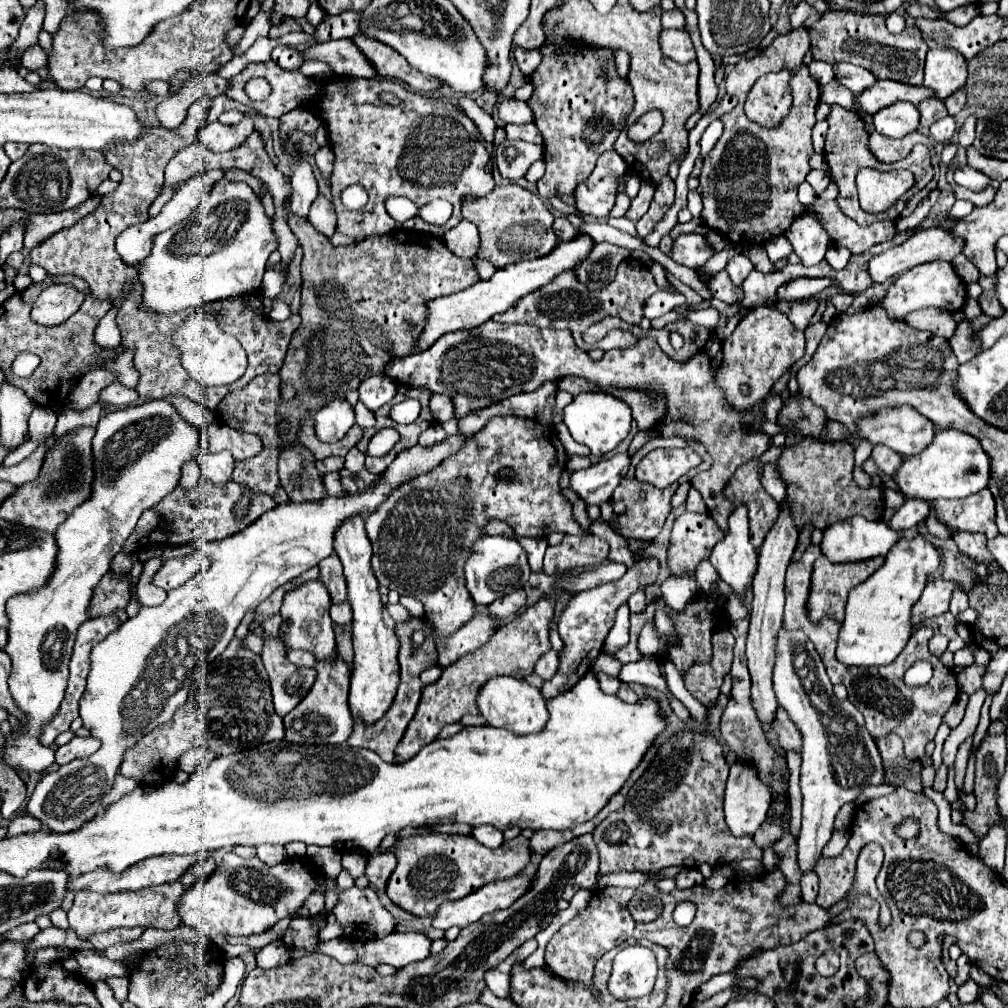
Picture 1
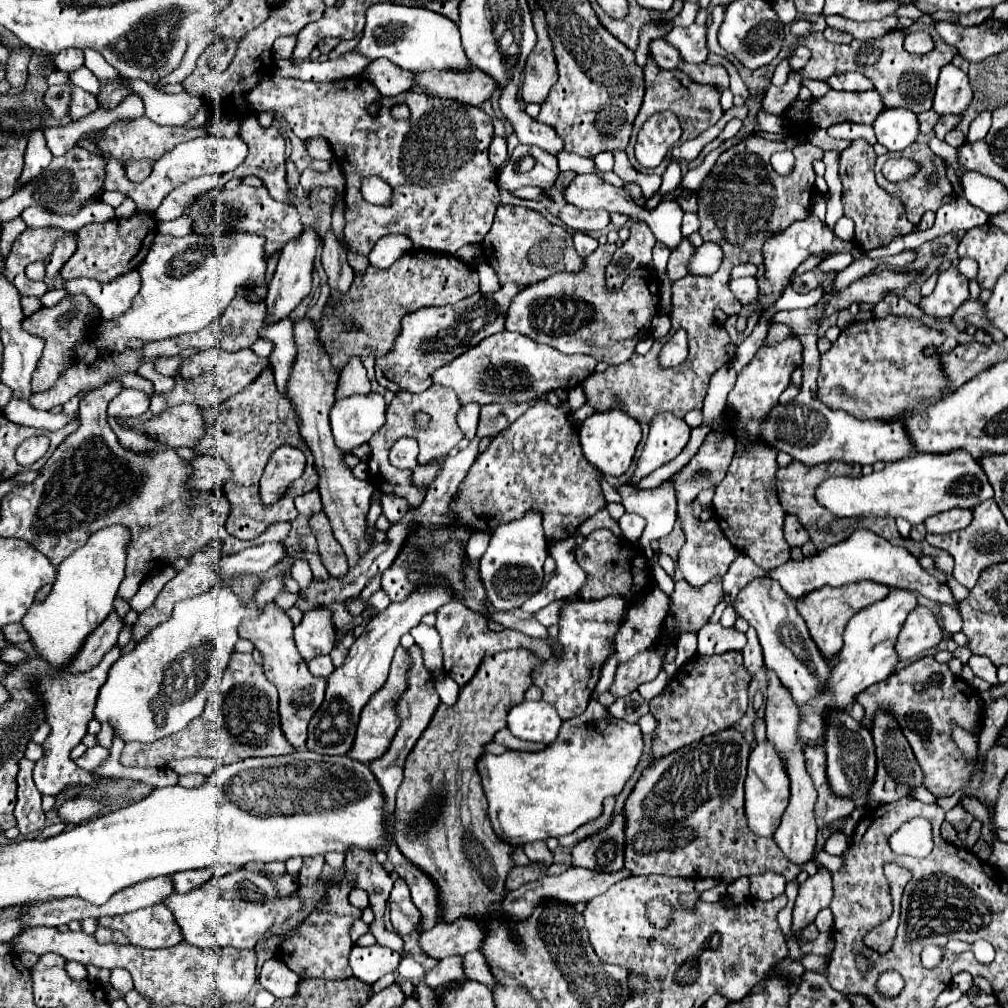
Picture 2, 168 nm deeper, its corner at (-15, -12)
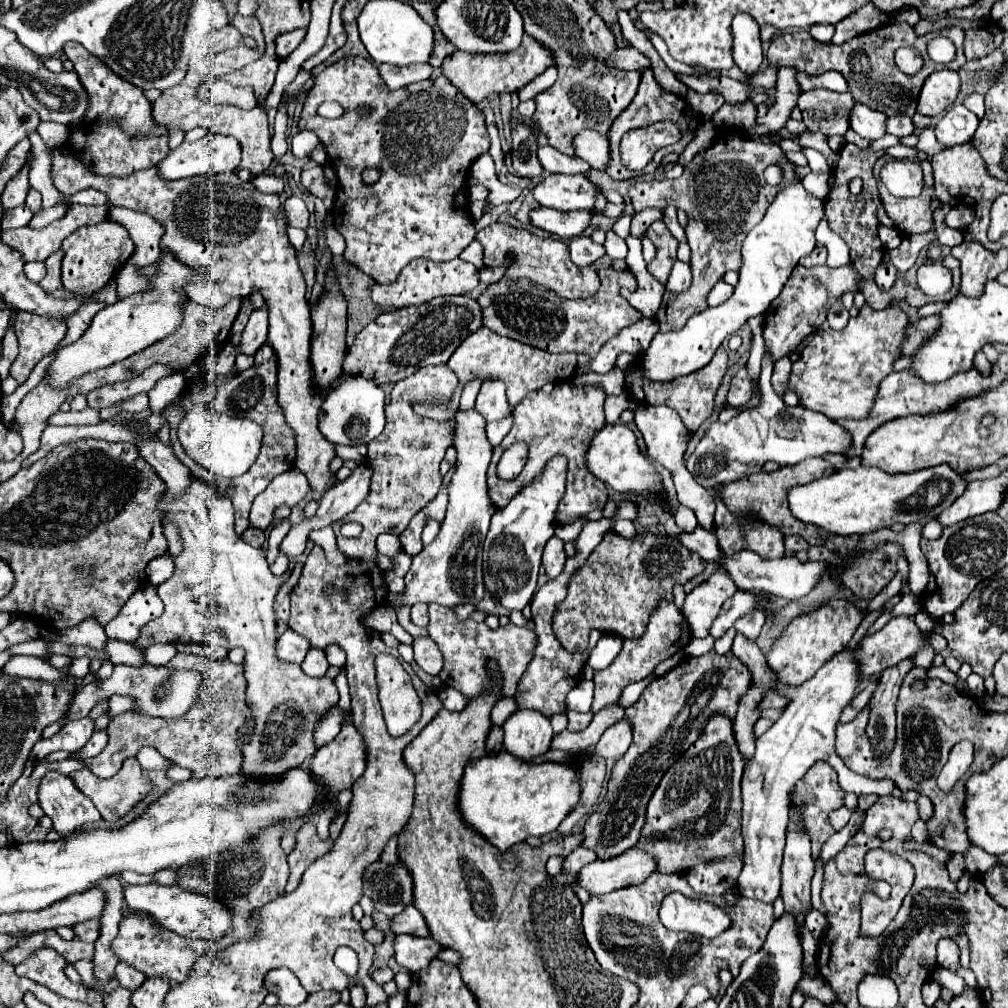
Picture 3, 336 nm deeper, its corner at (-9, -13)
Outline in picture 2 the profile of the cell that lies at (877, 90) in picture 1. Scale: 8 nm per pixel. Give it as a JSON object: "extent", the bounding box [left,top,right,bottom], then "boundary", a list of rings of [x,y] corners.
{"extent":[811,90,883,128],"boundary":[[[829,90],[825,96],[813,100],[811,124],[815,128],[829,128],[841,122],[871,124],[883,110],[883,102],[875,90],[867,92],[837,92]]]}

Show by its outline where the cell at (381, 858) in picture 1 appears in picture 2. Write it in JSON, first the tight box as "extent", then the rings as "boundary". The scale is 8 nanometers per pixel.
{"extent":[389,880,421,934],"boundary":[[[397,880],[391,890],[389,914],[391,914],[391,924],[397,934],[411,934],[421,928],[421,912],[411,902],[405,880]]]}

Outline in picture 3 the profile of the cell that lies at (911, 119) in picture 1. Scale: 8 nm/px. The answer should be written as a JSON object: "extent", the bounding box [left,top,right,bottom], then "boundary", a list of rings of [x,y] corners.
{"extent":[851,103,887,141],"boundary":[[[857,103],[853,107],[851,129],[869,141],[881,139],[885,135],[885,121],[887,121],[885,113],[877,113],[877,111],[861,105],[861,103]]]}

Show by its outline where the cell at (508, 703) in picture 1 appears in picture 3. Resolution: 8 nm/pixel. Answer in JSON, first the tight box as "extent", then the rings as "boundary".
{"extent":[503,709,553,759],"boundary":[[[521,709],[509,715],[503,725],[503,731],[505,749],[519,759],[531,759],[549,751],[553,739],[549,719],[543,713],[533,713],[533,709]]]}

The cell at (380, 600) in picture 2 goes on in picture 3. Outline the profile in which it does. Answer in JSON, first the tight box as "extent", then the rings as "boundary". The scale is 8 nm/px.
{"extent":[325,645,345,667],"boundary":[[[327,645],[325,653],[327,653],[327,659],[329,659],[331,665],[341,667],[345,663],[345,651],[339,645]]]}

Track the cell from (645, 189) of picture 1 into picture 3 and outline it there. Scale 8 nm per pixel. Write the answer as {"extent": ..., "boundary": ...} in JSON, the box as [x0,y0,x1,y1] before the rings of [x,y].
{"extent":[631,209,663,239],"boundary":[[[645,209],[645,211],[639,211],[633,215],[633,221],[631,221],[631,235],[637,237],[637,239],[643,239],[645,237],[645,231],[647,227],[661,219],[663,217],[663,209]]]}

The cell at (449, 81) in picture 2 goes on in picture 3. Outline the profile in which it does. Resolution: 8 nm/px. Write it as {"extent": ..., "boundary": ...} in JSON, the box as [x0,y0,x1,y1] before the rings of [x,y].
{"extent":[441,35,553,105],"boundary":[[[523,35],[523,43],[517,51],[509,55],[471,55],[471,53],[453,53],[447,57],[441,65],[441,75],[451,81],[469,101],[475,105],[487,99],[491,93],[503,95],[503,93],[515,93],[523,85],[527,85],[531,79],[535,79],[539,73],[543,73],[549,65],[553,65],[551,53],[533,37]]]}

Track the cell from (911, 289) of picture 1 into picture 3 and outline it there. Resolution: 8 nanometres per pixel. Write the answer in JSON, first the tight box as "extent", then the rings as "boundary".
{"extent":[917,263,953,295],"boundary":[[[925,263],[917,271],[917,285],[925,295],[945,295],[953,287],[951,271],[941,263]]]}

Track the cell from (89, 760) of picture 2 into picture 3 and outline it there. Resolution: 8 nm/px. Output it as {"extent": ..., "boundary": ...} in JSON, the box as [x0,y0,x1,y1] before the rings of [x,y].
{"extent":[73,731,107,759],"boundary":[[[95,731],[93,733],[93,737],[89,739],[89,743],[83,747],[83,749],[79,749],[77,753],[73,753],[73,757],[77,757],[77,759],[91,759],[91,757],[97,757],[103,749],[105,749],[105,745],[107,745],[107,731]]]}

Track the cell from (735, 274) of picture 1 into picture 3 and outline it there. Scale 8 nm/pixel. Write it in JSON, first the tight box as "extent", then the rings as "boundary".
{"extent":[707,279,733,307],"boundary":[[[723,279],[711,289],[711,293],[709,293],[709,297],[707,297],[707,301],[709,301],[709,307],[717,307],[717,305],[721,305],[721,303],[725,303],[731,295],[733,295],[733,285],[729,285],[729,283],[725,283]]]}

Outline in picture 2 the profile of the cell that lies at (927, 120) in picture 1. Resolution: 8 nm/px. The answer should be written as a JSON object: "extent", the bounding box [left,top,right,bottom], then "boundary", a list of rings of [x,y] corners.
{"extent":[917,110,939,134],"boundary":[[[927,110],[923,114],[917,114],[917,118],[919,118],[919,130],[921,130],[921,134],[929,134],[933,130],[935,122],[939,120],[939,116],[933,110]]]}

